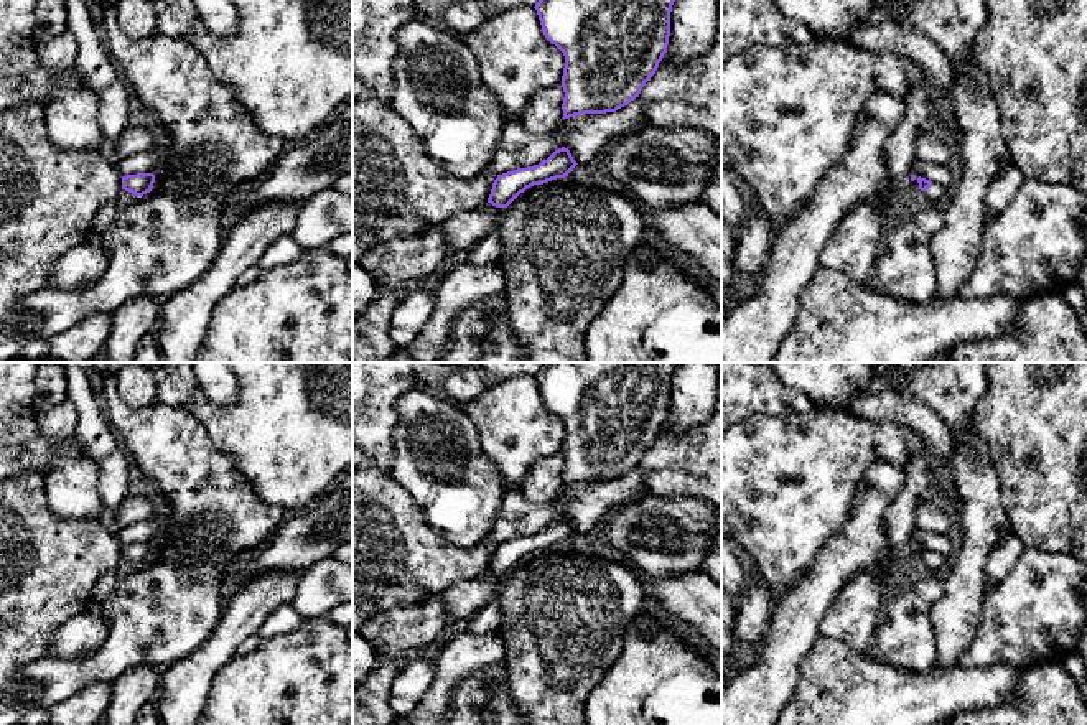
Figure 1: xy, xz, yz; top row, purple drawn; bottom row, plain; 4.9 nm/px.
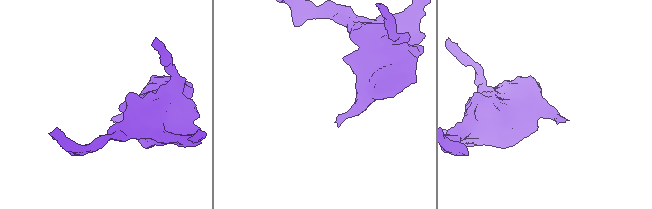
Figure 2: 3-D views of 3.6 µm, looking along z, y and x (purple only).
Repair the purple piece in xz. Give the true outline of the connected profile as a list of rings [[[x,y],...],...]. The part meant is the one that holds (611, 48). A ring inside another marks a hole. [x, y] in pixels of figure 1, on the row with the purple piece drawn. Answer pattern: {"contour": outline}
{"contour": [[[539,0],[545,38],[565,56],[563,119],[616,112],[639,97],[667,53],[675,0]]]}

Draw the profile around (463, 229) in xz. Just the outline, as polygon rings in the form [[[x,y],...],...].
[[[484,203],[474,211],[458,213],[448,218],[441,226],[450,247],[468,250],[476,241],[497,227],[506,209]]]

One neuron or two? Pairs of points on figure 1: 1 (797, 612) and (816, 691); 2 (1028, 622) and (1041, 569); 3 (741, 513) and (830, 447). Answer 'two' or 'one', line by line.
1: two
2: one
3: one

